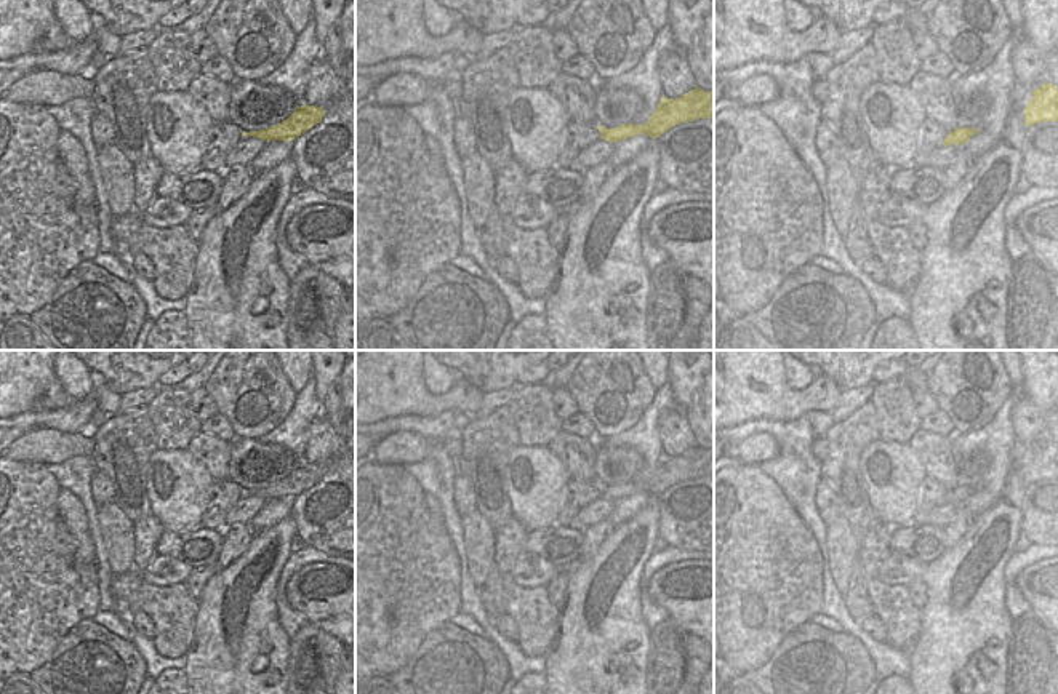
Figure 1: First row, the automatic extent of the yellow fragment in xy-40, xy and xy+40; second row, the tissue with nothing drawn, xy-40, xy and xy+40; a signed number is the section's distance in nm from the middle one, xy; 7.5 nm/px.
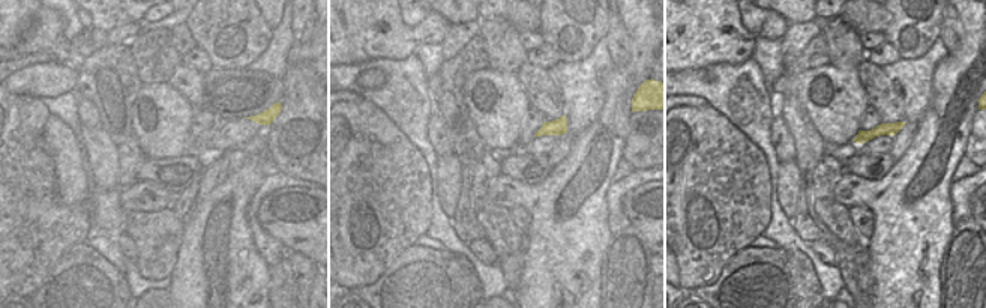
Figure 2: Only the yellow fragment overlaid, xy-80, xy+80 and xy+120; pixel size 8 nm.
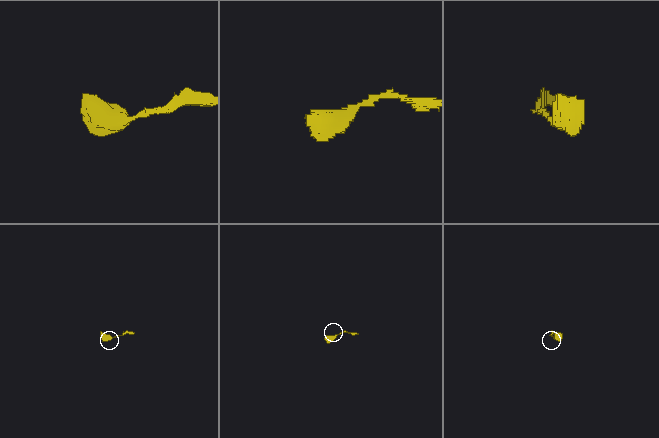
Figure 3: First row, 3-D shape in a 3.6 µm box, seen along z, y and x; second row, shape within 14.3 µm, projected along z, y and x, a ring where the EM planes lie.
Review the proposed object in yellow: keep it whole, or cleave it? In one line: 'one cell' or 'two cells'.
one cell

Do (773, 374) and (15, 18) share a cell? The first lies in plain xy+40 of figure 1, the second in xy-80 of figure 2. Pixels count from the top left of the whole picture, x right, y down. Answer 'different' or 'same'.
same

